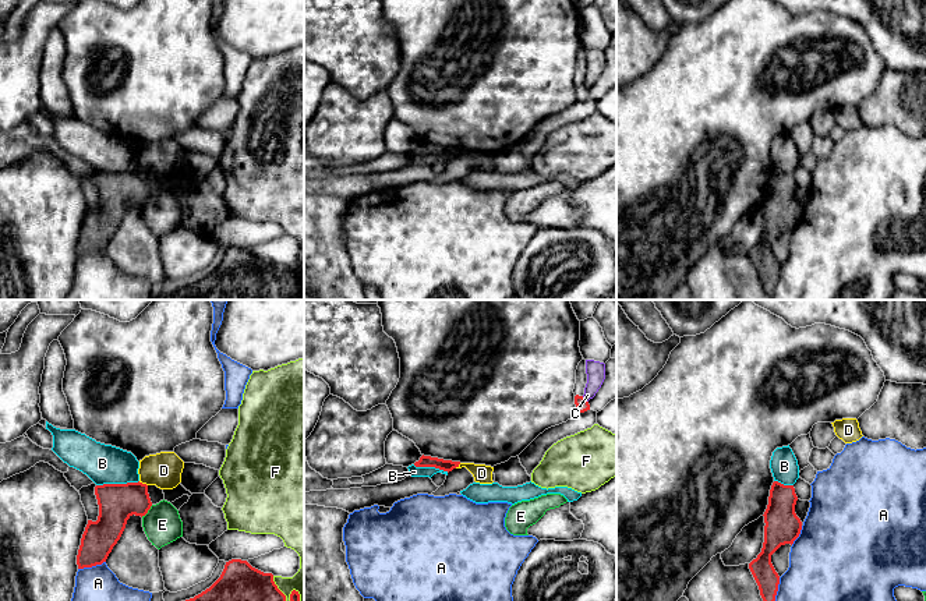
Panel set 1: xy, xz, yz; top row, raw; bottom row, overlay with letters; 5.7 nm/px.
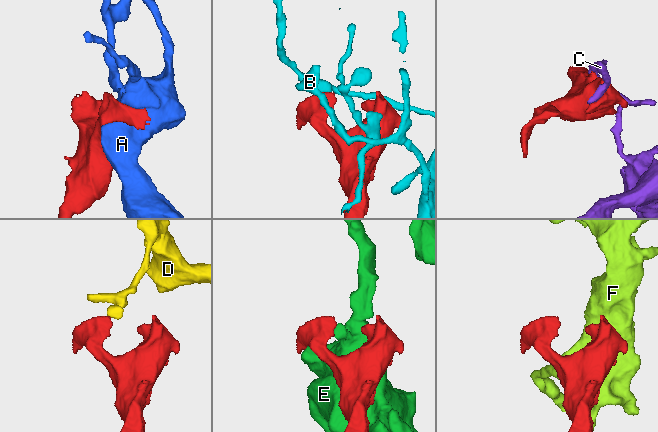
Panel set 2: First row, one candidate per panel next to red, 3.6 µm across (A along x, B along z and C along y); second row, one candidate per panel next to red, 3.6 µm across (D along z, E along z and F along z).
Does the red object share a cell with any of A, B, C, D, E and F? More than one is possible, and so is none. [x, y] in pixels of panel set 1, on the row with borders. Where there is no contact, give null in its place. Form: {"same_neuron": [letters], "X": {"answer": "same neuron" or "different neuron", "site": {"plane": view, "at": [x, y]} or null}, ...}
{"same_neuron": [], "A": {"answer": "different neuron", "site": {"plane": "xy", "at": [91, 566]}}, "B": {"answer": "different neuron", "site": {"plane": "xy", "at": [117, 484]}}, "C": {"answer": "different neuron", "site": {"plane": "xz", "at": [585, 399]}}, "D": {"answer": "different neuron", "site": {"plane": "xy", "at": [141, 483]}}, "E": {"answer": "different neuron", "site": {"plane": "xy", "at": [147, 512]}}, "F": {"answer": "different neuron", "site": {"plane": "xy", "at": [278, 589]}}}

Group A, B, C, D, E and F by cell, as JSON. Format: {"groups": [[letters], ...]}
{"groups": [["A"], ["B"], ["C"], ["D"], ["E"], ["F"]]}

